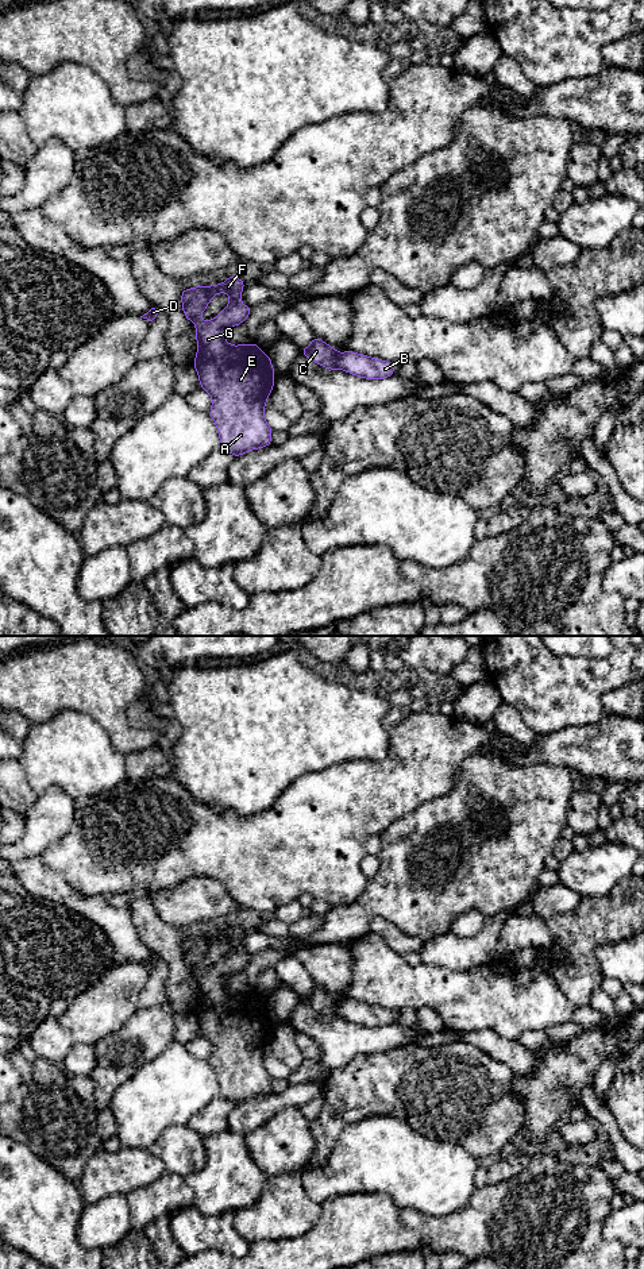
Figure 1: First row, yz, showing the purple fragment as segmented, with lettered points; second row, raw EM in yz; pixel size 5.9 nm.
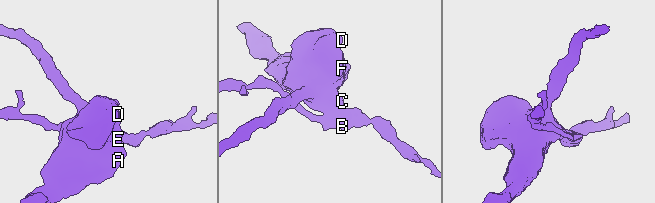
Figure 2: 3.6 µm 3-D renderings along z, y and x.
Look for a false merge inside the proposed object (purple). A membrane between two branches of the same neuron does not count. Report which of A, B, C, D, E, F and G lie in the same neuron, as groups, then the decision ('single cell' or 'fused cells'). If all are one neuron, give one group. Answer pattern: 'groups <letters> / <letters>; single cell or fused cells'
groups A C D E F G / B; fused cells

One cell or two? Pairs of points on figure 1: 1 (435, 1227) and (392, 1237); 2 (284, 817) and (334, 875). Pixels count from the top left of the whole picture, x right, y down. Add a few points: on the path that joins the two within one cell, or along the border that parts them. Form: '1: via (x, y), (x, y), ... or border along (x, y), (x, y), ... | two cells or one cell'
1: border along (398, 1208), (398, 1219), (420, 1237), (419, 1248) | two cells
2: via (299, 832), (308, 841), (308, 849), (319, 860) | one cell

